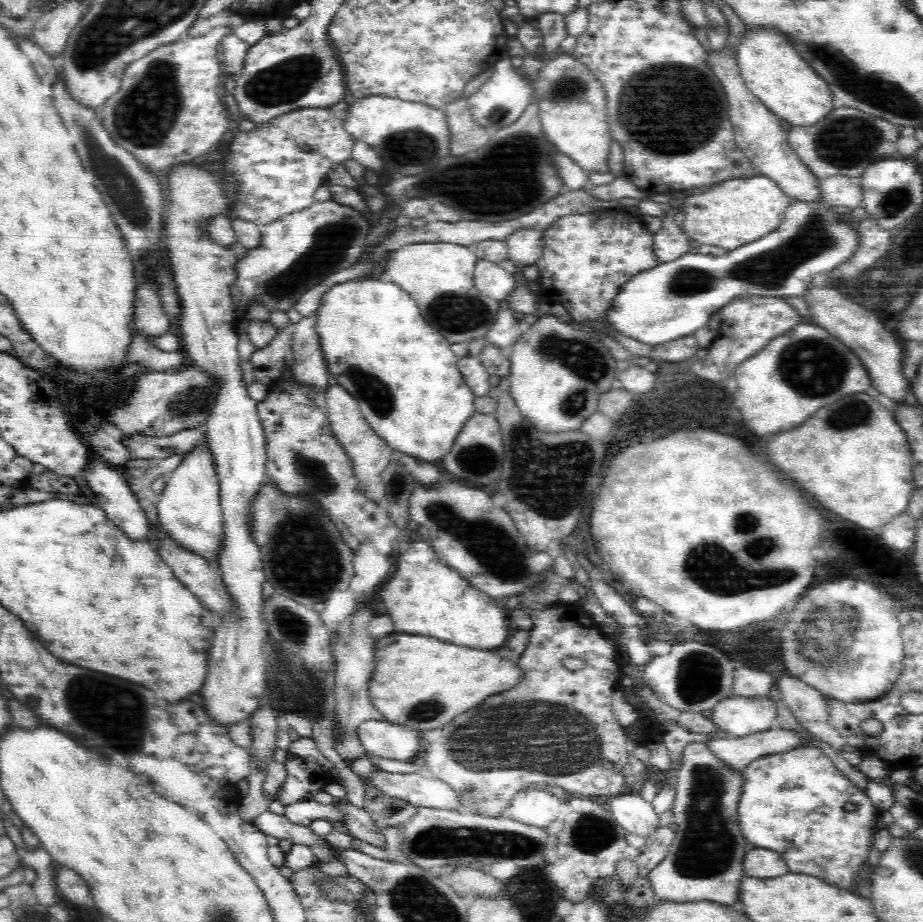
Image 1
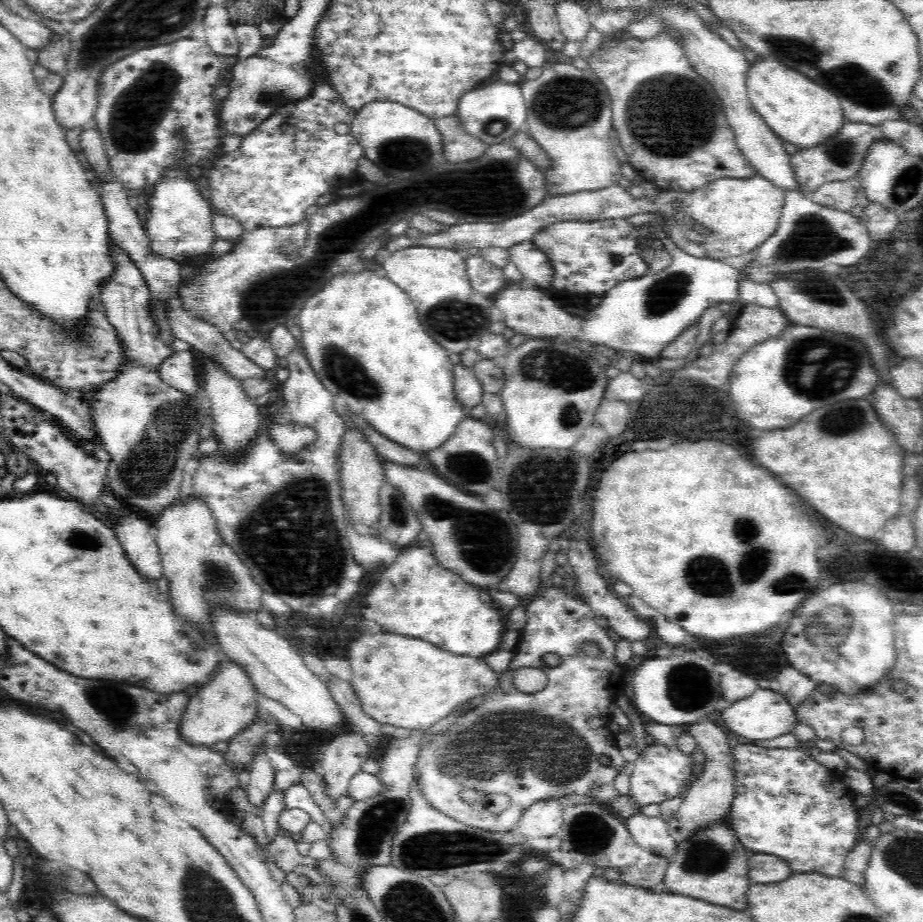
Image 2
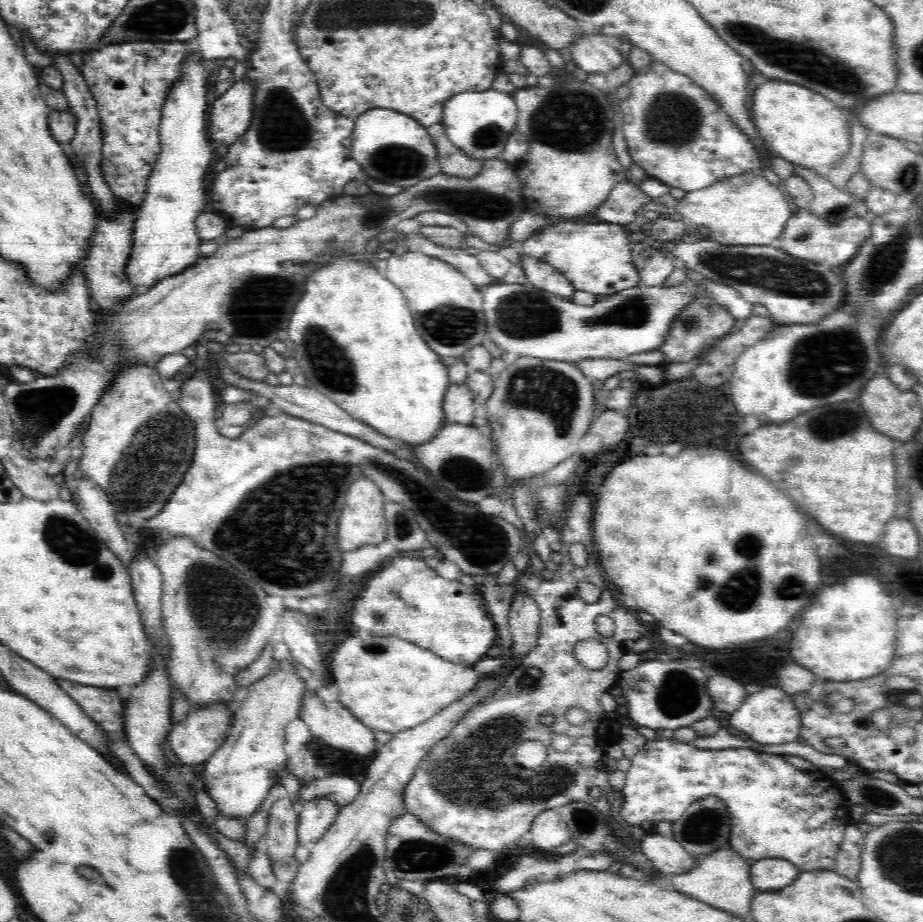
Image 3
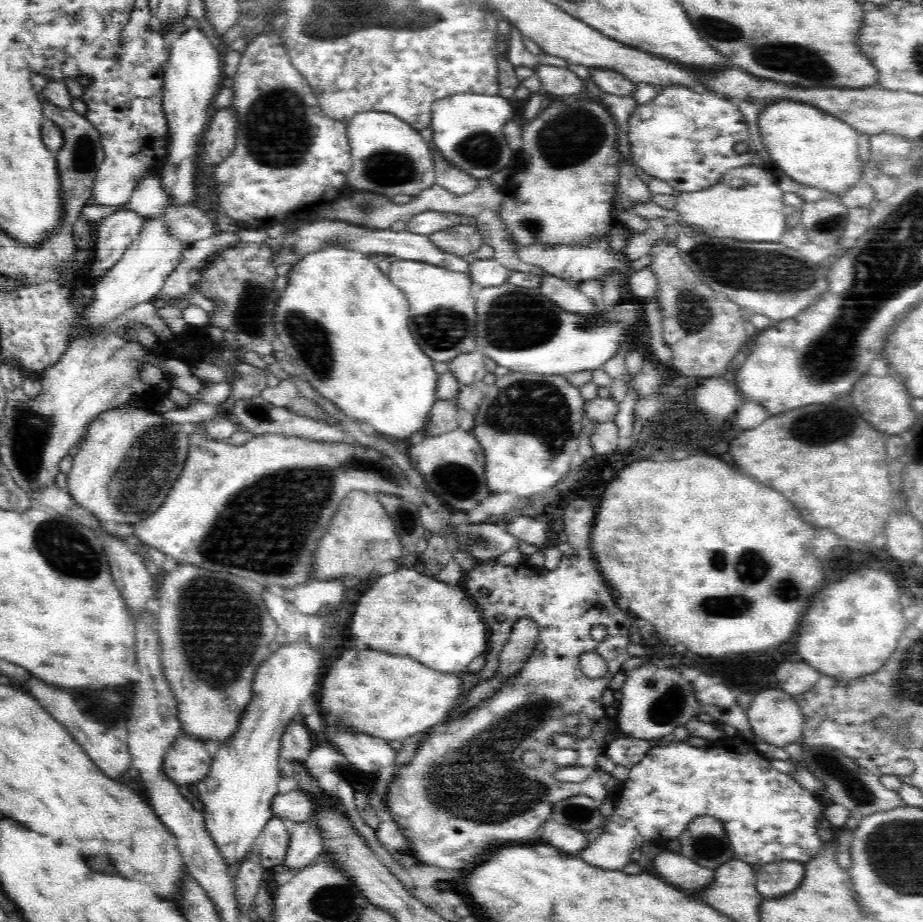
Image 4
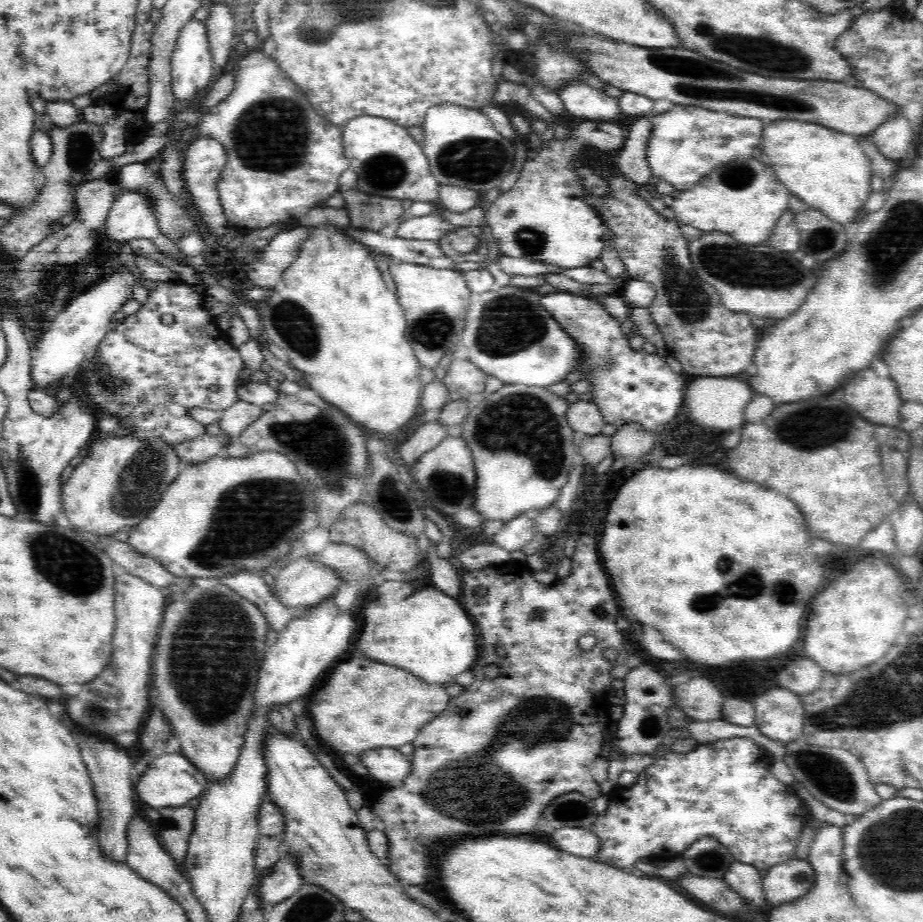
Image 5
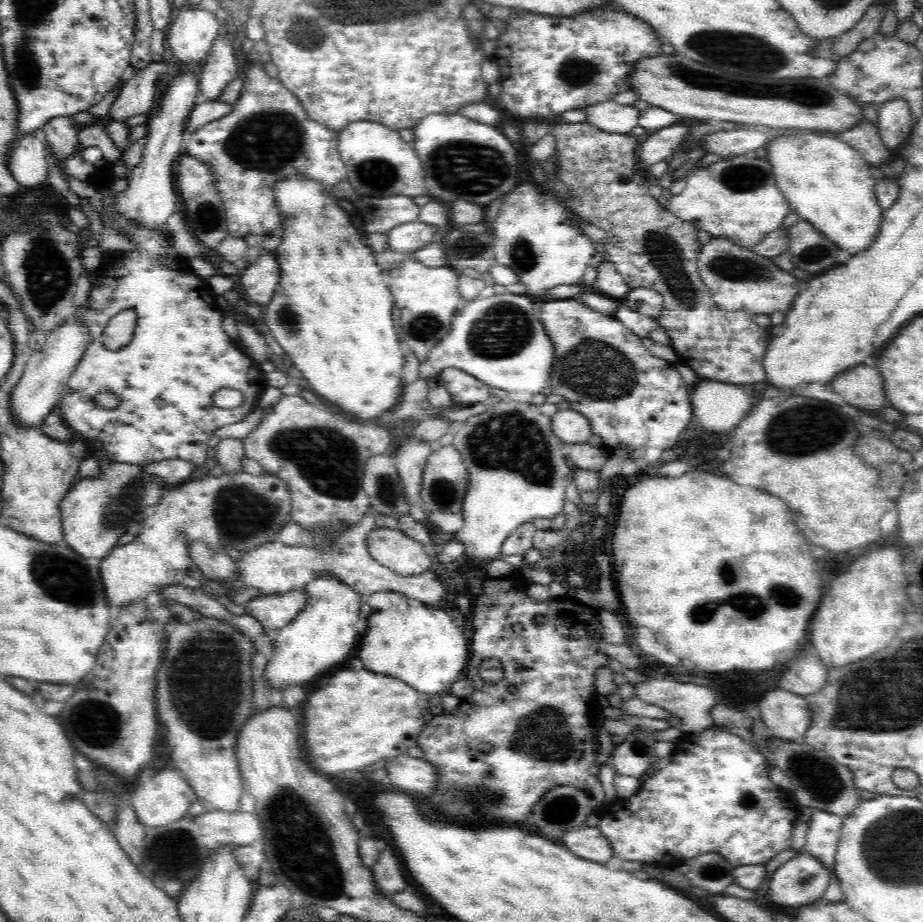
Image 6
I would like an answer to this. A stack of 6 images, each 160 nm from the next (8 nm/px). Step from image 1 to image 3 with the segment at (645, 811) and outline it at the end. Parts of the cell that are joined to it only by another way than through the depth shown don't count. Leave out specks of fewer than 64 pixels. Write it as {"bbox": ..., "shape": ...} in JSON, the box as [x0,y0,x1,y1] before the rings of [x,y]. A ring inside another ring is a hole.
{"bbox":[640,834,694,875],"shape":[[[648,834],[640,848],[641,852],[650,858],[654,867],[666,875],[686,873],[690,870],[690,864],[694,864],[694,858],[680,846],[678,841],[664,838],[660,834],[652,836]]]}

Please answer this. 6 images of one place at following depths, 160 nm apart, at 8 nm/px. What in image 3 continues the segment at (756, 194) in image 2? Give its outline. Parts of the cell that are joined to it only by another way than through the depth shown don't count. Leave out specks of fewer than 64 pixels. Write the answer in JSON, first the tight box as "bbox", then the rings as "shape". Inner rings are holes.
{"bbox":[673,173,790,246],"shape":[[[750,173],[750,176],[732,176],[708,188],[686,193],[677,202],[673,211],[681,214],[685,220],[696,225],[704,225],[710,229],[709,238],[721,245],[758,246],[770,245],[782,234],[788,218],[790,218],[789,202],[780,191],[776,180],[768,180],[762,176],[767,174]]]}

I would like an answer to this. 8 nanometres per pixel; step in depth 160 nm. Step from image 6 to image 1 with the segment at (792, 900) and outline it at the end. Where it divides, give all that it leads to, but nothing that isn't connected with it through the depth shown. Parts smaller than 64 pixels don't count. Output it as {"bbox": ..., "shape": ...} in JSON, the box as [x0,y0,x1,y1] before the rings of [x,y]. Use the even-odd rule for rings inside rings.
{"bbox":[743,847,789,877],"shape":[[[749,847],[743,858],[743,872],[746,877],[780,877],[787,874],[789,869],[778,852],[768,848]]]}

